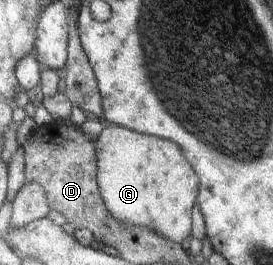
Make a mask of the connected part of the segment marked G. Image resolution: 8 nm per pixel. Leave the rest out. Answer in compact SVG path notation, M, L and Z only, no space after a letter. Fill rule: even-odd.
M110 124L96 142L97 181L112 215L125 225L142 225L182 243L190 233L190 209L198 199L199 179L183 151L166 139Z

